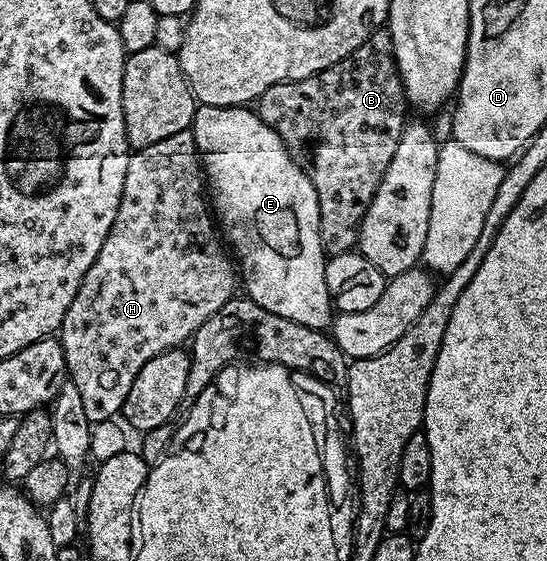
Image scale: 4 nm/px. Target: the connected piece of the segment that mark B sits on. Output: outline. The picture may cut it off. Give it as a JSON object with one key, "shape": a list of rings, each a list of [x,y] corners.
{"shape":[[[383,28],[374,30],[367,37],[367,42],[361,44],[349,56],[345,56],[345,60],[341,60],[337,64],[333,64],[305,80],[273,84],[257,99],[259,118],[265,120],[265,124],[269,124],[269,128],[273,128],[277,132],[277,136],[281,136],[281,140],[287,146],[287,150],[295,157],[299,167],[307,173],[313,188],[317,192],[319,215],[321,216],[321,240],[323,241],[323,248],[327,251],[328,255],[345,254],[356,249],[359,241],[359,222],[365,216],[365,212],[381,184],[381,176],[385,176],[385,168],[389,168],[389,160],[393,160],[393,152],[397,152],[397,144],[401,140],[405,119],[408,117],[408,115],[406,116],[407,110],[409,111],[409,103],[403,94],[403,81],[399,75],[399,69],[395,67],[395,53],[393,52],[391,36]]]}

